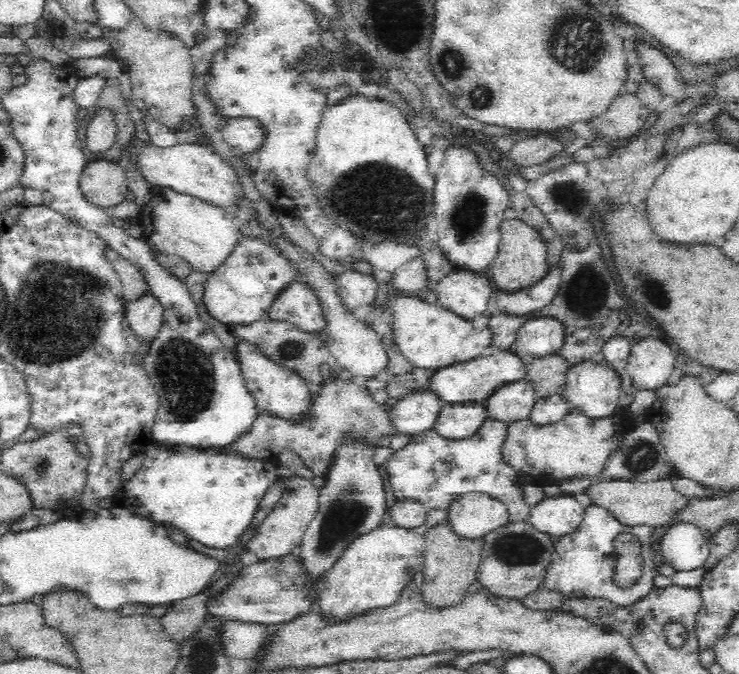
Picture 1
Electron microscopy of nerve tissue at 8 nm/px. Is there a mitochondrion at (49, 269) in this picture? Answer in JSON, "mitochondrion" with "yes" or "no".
{"mitochondrion":"yes"}

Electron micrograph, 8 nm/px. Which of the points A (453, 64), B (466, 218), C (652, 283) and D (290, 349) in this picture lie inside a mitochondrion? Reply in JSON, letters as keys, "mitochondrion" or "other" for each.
{"A":"mitochondrion","B":"mitochondrion","C":"mitochondrion","D":"mitochondrion"}

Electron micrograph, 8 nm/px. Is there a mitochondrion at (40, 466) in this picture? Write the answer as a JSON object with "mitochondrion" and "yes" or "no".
{"mitochondrion":"yes"}

